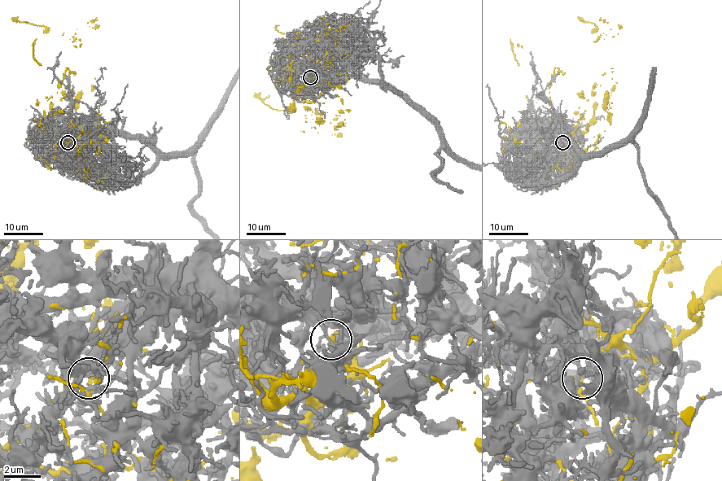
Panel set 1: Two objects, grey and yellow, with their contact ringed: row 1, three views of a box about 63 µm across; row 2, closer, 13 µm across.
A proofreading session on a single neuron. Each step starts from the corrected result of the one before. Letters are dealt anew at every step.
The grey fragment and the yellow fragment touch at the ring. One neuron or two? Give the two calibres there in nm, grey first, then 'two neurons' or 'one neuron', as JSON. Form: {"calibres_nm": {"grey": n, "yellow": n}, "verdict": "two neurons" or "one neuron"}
{"calibres_nm": {"grey": 160, "yellow": 180}, "verdict": "two neurons"}

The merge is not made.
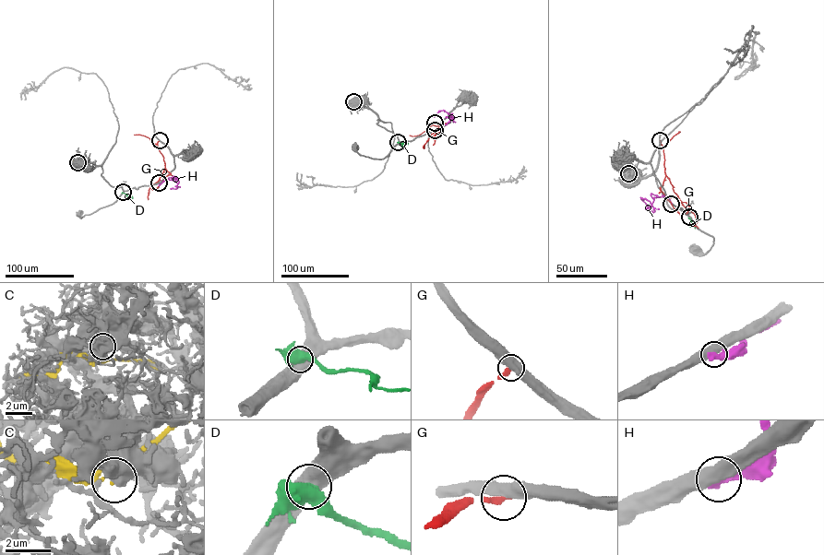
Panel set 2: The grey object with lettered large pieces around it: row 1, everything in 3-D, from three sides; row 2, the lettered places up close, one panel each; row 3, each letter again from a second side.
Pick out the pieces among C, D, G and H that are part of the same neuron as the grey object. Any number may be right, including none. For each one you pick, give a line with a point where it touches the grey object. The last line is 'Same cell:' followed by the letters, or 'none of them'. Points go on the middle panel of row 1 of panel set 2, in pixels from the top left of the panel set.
Same cell: none of them

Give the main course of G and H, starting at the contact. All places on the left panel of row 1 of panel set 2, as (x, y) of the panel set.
G: (160, 140), (157, 146), (165, 167), (159, 180), (149, 189), (148, 199)
H: (159, 183), (171, 177), (178, 182), (167, 180), (159, 184)

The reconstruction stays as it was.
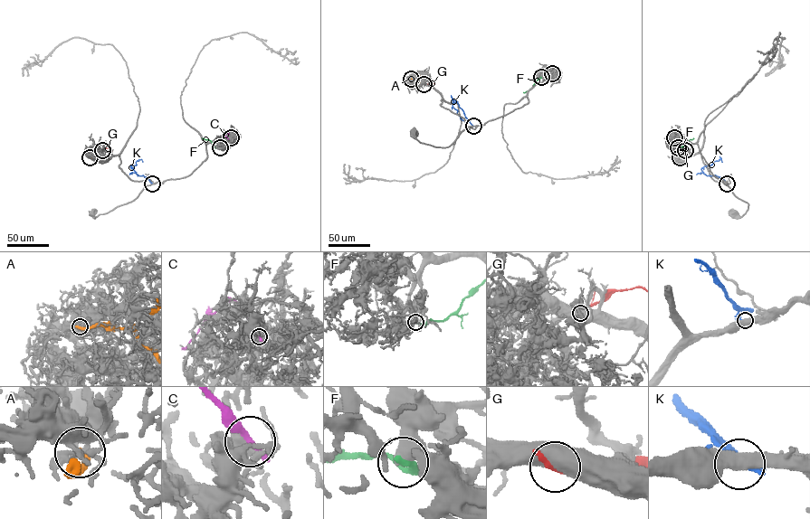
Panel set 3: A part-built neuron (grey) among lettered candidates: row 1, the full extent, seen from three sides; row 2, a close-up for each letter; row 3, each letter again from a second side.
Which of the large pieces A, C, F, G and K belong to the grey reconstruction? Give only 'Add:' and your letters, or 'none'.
Add: K

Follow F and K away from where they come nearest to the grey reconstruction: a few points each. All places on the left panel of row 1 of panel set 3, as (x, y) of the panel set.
F: (219, 147), (202, 138)
K: (152, 184), (131, 168), (140, 159), (139, 155)

